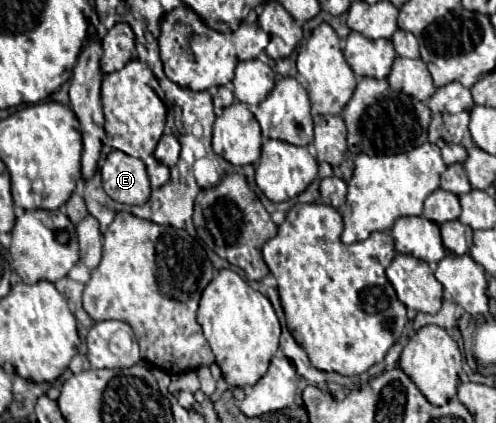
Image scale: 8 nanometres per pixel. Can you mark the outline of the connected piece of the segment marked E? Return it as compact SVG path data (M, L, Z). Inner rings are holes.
M112 151L102 169L102 187L118 203L144 205L150 197L150 181L146 165L122 151Z

